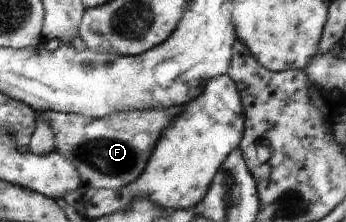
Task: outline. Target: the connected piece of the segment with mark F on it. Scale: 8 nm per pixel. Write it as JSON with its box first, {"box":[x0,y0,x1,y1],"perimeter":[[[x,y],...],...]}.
{"box":[38,106,182,190],"perimeter":[[[182,106],[114,112],[103,118],[81,114],[45,111],[38,118],[45,120],[54,134],[55,150],[78,169],[81,186],[88,188],[117,190],[126,187],[146,170],[150,156],[154,154],[163,132],[171,127],[173,120],[181,114]]]}

